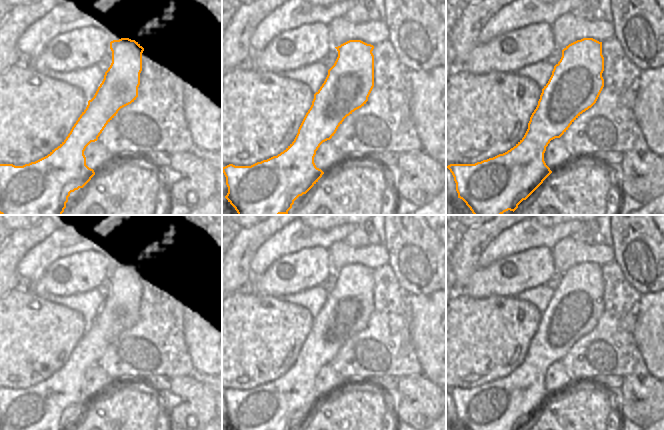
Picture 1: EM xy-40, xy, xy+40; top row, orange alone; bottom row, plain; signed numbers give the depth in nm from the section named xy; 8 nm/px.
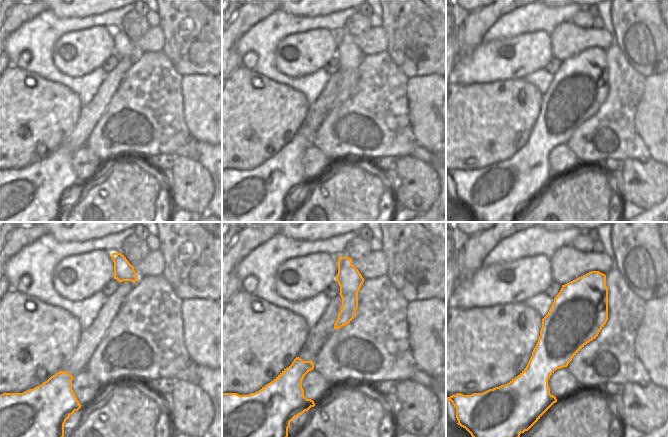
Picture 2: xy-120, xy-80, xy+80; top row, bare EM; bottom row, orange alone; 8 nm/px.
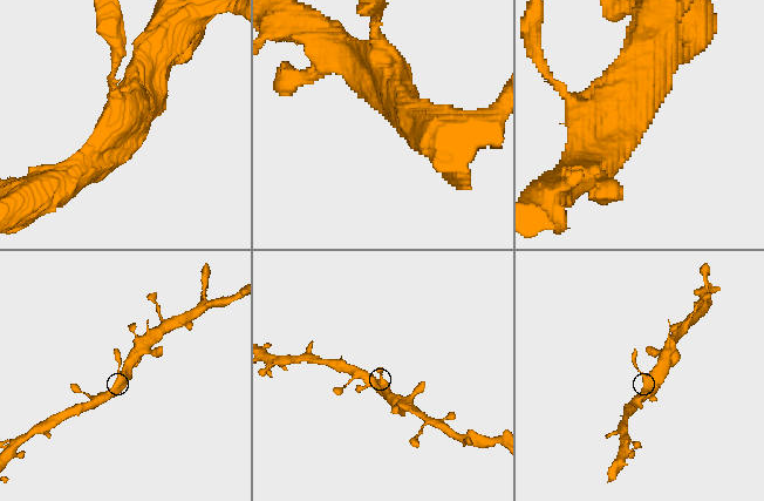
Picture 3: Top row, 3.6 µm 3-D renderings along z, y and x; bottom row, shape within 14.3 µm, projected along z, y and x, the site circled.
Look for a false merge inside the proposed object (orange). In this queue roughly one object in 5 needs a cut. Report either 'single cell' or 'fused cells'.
single cell

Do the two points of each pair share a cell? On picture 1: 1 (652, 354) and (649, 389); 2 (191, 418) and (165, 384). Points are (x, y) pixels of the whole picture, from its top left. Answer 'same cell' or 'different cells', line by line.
1: different cells
2: different cells

